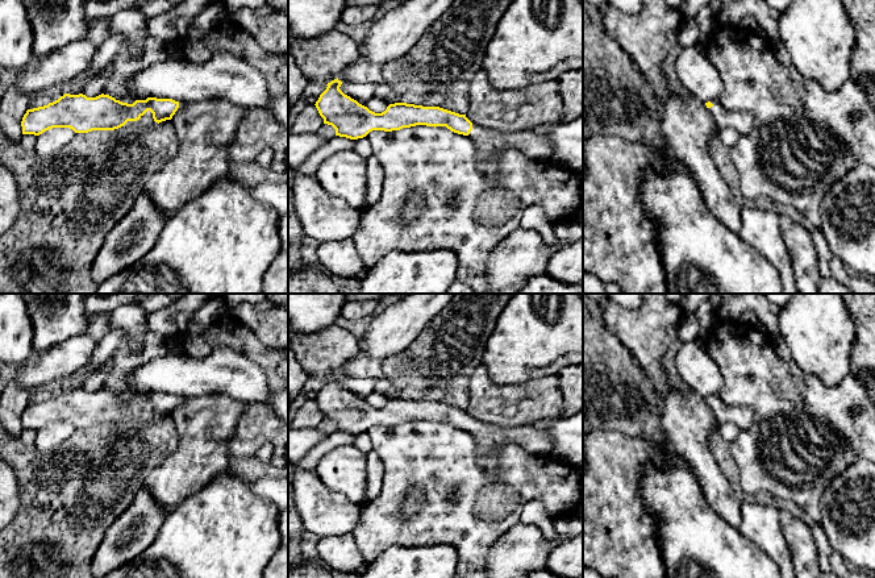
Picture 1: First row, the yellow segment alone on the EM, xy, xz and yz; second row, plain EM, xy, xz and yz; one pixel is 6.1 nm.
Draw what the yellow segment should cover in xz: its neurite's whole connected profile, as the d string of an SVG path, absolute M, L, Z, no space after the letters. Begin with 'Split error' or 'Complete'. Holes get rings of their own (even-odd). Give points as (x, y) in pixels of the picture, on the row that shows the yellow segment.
Split error. M337 78L316 101L324 124L336 129L336 136L358 140L372 130L400 130L416 125L446 126L454 133L467 136L478 147L476 169L489 180L497 180L500 162L497 155L507 149L517 149L528 158L542 159L553 155L547 140L551 125L539 125L526 132L503 133L472 124L466 115L439 107L422 107L407 103L389 104L382 113L375 113L357 100L345 95Z

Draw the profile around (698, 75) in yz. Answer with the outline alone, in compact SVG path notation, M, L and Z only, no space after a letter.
M700 43L680 51L675 62L675 72L684 90L704 103L718 99L724 88L718 71Z

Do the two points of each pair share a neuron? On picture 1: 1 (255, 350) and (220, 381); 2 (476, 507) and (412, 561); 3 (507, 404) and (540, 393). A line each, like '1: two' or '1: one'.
1: two
2: two
3: one

